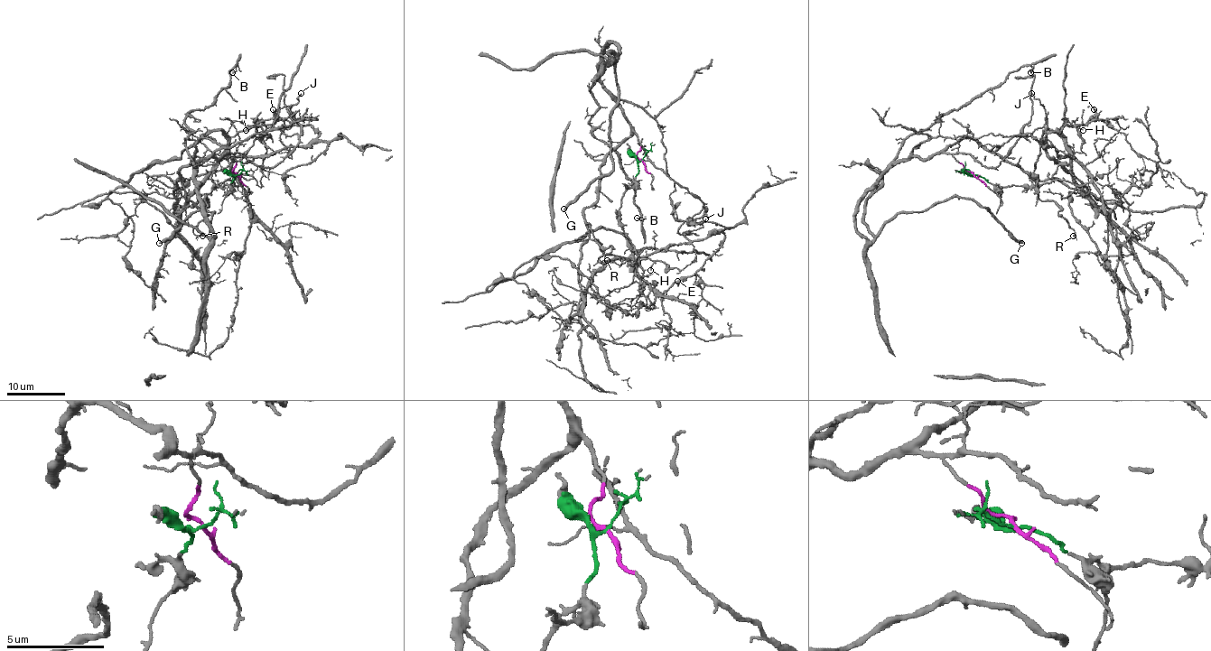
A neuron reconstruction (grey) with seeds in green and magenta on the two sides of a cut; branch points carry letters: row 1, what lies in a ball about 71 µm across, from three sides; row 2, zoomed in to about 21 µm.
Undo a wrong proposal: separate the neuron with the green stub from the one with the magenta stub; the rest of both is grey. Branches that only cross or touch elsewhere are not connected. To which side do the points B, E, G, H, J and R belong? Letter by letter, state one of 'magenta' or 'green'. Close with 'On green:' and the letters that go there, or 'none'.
B: magenta
E: green
G: magenta
H: green
J: magenta
R: magenta
On green: E, H

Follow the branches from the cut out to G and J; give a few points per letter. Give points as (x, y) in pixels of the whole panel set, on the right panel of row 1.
G: (973, 174), (945, 153), (895, 162), (859, 205), (856, 228), (871, 240), (901, 212), (973, 198), (1022, 243)
J: (973, 174), (955, 154), (968, 153), (982, 164), (996, 167), (1023, 134), (1046, 124), (1046, 110), (1031, 93)

